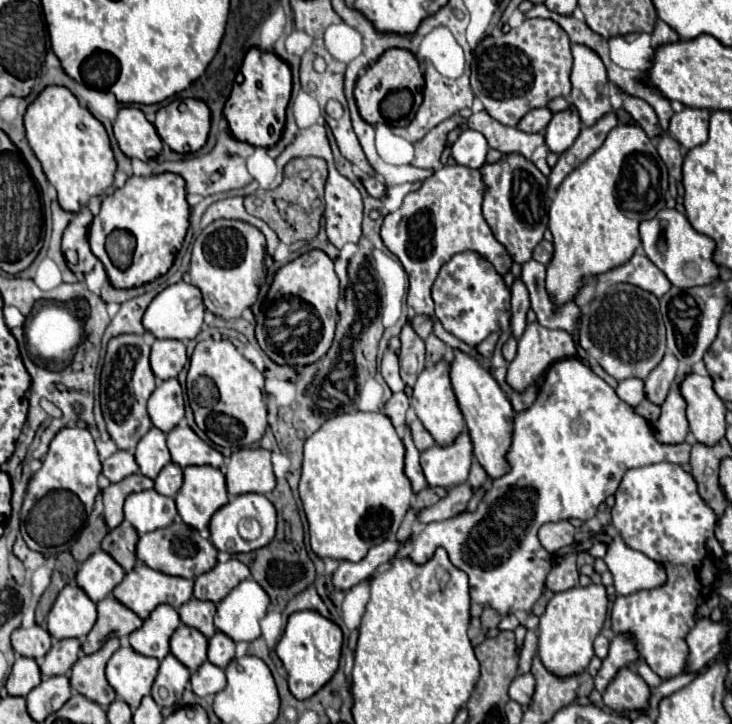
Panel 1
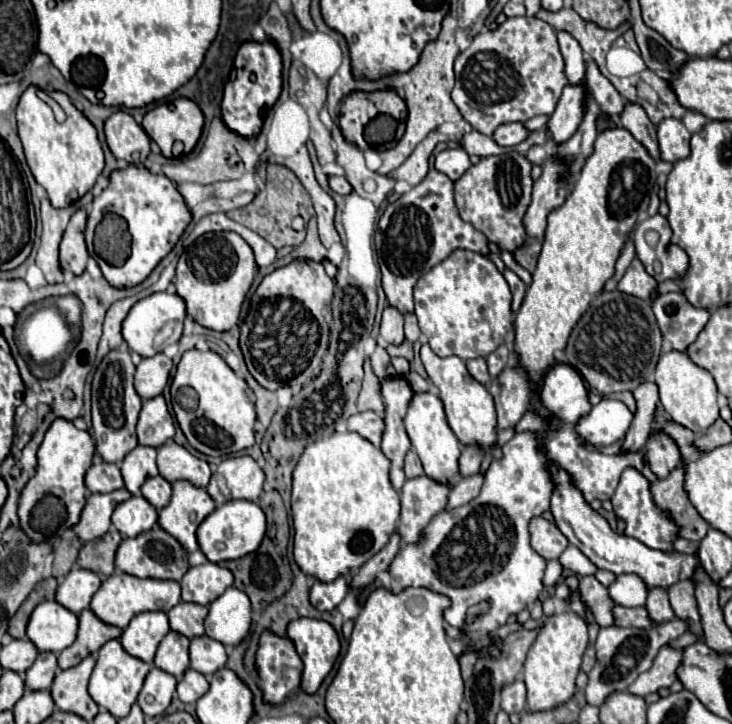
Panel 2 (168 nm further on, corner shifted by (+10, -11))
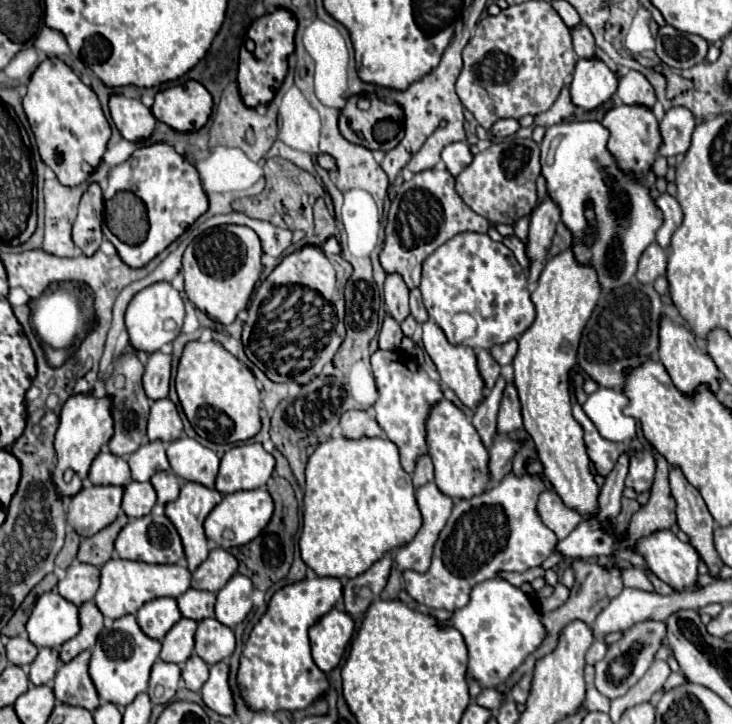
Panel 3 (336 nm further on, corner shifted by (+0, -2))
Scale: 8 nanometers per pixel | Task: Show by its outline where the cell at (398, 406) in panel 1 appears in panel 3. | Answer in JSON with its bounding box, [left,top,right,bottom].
[340,410,382,440]

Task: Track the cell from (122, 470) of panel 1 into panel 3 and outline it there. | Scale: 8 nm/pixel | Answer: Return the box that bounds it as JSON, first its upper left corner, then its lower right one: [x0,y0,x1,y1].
[88,452,130,486]

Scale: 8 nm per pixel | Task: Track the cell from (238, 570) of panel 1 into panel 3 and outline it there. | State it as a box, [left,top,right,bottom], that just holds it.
[192,548,238,592]

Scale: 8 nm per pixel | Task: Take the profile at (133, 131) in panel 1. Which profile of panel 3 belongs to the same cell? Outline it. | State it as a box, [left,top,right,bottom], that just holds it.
[110,94,156,142]

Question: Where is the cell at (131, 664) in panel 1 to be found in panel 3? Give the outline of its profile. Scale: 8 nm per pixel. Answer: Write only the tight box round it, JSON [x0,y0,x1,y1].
[88,614,162,708]

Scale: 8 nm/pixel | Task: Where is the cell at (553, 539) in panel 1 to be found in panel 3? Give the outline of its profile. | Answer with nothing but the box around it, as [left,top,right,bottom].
[538,488,582,540]

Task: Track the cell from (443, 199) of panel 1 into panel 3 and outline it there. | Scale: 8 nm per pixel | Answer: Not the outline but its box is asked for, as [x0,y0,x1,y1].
[380,168,490,288]

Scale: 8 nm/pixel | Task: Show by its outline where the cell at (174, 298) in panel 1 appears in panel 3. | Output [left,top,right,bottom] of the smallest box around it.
[126,282,184,354]

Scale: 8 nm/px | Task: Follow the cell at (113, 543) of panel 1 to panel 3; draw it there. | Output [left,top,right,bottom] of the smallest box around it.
[78,512,128,566]

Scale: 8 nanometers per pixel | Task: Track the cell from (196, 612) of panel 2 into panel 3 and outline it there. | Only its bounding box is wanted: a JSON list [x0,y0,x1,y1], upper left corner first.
[176,588,216,622]

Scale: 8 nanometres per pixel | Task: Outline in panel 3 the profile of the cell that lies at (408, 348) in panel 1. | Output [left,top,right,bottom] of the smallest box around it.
[384,274,410,322]

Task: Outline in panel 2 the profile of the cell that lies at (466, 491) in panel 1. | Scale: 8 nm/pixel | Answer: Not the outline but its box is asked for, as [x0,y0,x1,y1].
[446,475,484,511]

